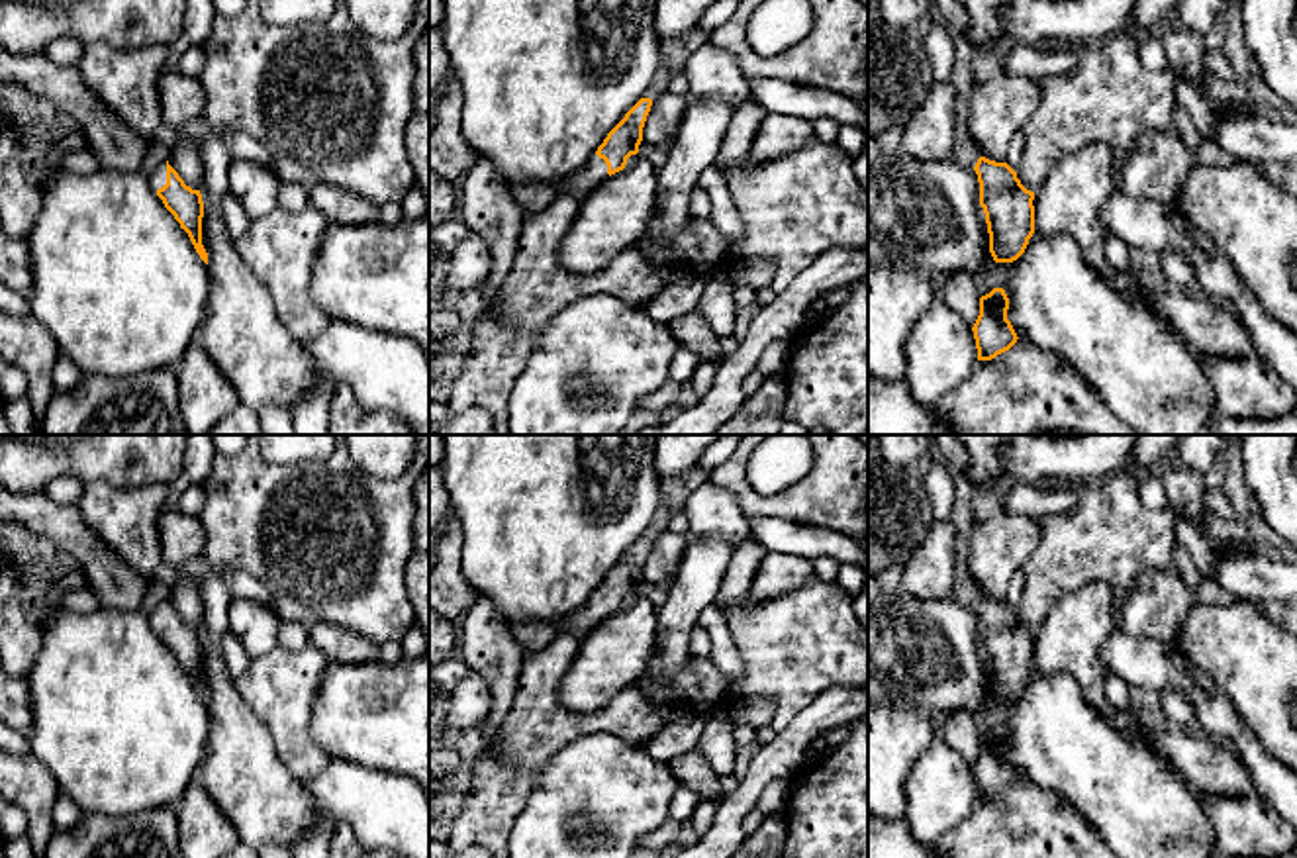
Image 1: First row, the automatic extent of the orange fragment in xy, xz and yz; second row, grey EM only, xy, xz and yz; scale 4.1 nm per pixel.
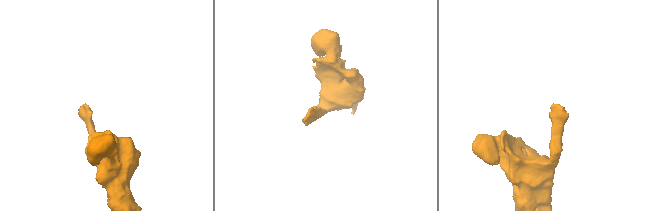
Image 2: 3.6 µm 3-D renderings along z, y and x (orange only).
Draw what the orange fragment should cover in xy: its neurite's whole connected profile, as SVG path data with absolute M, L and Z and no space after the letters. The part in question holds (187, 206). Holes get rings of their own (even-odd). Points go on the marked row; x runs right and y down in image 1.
M161 161L151 174L151 188L163 200L165 208L174 215L180 227L188 233L196 253L208 264L208 253L202 245L204 202L200 190L184 184L178 172Z

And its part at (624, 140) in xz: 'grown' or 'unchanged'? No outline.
grown

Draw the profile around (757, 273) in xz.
M741 259L729 266L729 280L733 284L750 286L754 292L770 288L774 278L774 264L768 259Z

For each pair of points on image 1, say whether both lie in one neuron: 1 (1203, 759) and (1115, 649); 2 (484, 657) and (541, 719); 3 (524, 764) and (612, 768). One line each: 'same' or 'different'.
1: different
2: different
3: different

